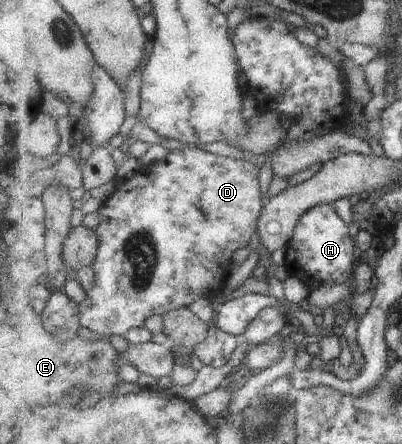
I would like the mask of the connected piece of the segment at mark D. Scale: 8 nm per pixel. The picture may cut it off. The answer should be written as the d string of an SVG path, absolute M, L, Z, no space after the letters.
M186 144L179 149L173 149L167 154L164 161L156 161L148 165L139 167L137 173L130 181L120 179L115 183L115 191L99 207L100 223L96 228L100 245L93 267L96 272L96 285L93 290L87 291L87 297L80 305L80 323L87 329L102 334L105 339L109 336L125 336L128 330L137 327L143 327L145 320L155 316L155 314L164 315L173 309L180 309L193 304L199 298L218 295L223 290L223 284L227 280L229 272L234 263L233 254L239 248L248 248L251 244L251 236L258 230L258 220L264 210L266 203L265 196L260 187L260 167L251 161L243 159L234 159L225 155L216 155L197 148L194 144Z

